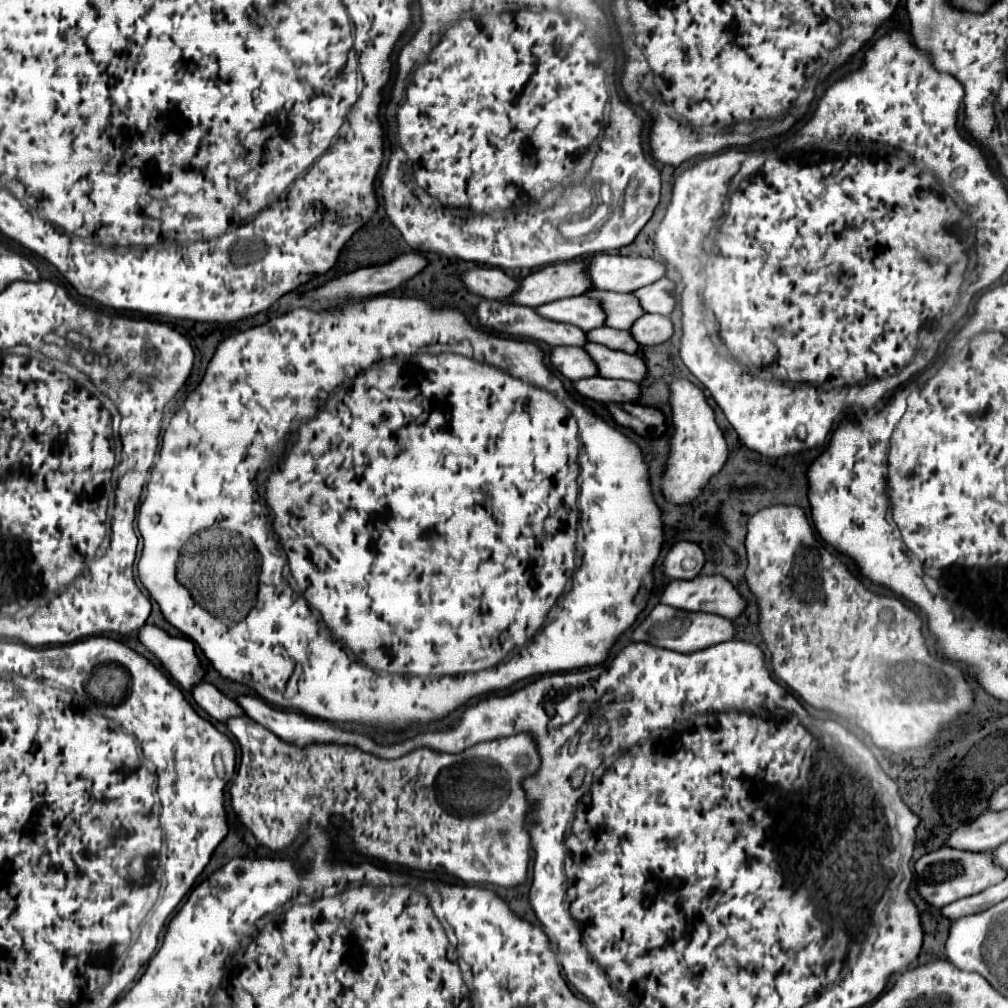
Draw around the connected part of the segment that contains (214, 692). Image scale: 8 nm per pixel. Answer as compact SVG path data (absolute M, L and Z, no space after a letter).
M198 682L192 688L192 698L206 714L210 714L218 722L244 714L244 710L234 700L226 698L216 686L212 686L208 682Z

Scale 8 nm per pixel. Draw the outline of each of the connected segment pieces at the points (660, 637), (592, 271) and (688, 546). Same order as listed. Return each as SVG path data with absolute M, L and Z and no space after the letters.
M658 604L652 608L652 612L638 624L632 632L632 642L644 642L656 648L666 648L674 652L696 652L700 648L708 648L712 644L720 644L724 640L732 640L734 626L732 620L726 620L716 614L704 614L704 612L684 612L676 610L664 604Z
M594 254L584 260L586 274L596 290L632 292L666 276L666 264L652 258Z
M676 542L662 562L662 574L676 580L692 580L704 566L704 552L694 542Z

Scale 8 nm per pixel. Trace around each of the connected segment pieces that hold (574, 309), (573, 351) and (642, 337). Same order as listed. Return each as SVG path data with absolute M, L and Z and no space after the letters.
M586 296L564 298L564 300L550 302L550 304L542 304L536 308L536 312L542 318L564 322L564 324L574 324L580 330L592 330L596 326L602 326L606 318L598 302Z
M554 346L550 350L550 362L568 380L588 378L598 374L590 356L578 346Z
M644 314L644 318L638 318L638 322L634 322L630 334L640 346L660 344L672 336L672 322L660 314Z

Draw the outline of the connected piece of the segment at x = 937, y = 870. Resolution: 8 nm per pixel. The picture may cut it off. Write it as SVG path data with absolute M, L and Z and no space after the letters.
M946 846L924 854L914 864L916 890L934 908L942 908L948 902L956 902L960 898L978 894L982 888L988 888L988 886L1000 882L1004 876L1006 876L1006 872L1000 870L998 866L994 866L988 852L974 854L974 852L952 850L952 848L946 848Z

